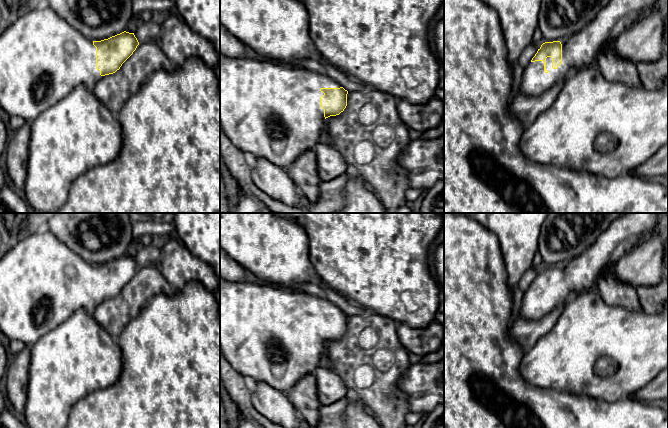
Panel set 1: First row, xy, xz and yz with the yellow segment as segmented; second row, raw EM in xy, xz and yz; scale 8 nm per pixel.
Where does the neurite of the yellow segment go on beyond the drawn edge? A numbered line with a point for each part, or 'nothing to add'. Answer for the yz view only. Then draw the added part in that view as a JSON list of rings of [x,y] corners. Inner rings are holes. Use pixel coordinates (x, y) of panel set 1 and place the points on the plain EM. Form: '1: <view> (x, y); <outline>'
1: yz (628, 231); [[[624,213],[600,234],[580,255],[560,265],[562,288],[552,292],[552,282],[546,286],[530,286],[524,293],[521,319],[540,320],[560,304],[581,292],[588,291],[598,277],[613,268],[620,259],[643,243],[653,233],[664,228],[659,213]]]

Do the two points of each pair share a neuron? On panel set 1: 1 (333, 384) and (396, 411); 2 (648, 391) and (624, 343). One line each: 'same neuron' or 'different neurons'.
1: different neurons
2: different neurons

